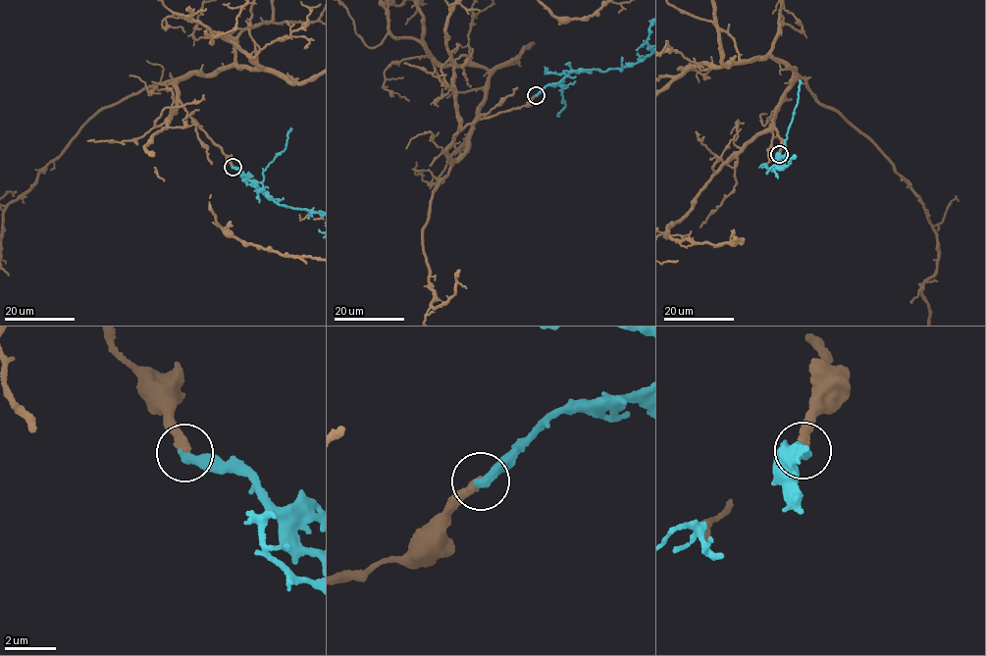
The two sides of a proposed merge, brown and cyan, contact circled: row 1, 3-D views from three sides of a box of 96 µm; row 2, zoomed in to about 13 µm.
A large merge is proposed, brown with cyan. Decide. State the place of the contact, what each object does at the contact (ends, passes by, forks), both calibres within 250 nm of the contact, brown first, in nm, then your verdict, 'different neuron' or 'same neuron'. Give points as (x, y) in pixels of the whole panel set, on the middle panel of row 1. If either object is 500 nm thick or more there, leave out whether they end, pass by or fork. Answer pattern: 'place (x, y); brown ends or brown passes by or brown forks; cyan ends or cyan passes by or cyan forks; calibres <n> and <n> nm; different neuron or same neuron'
place (536, 95); brown ends; cyan ends; calibres 360 and 400 nm; different neuron

